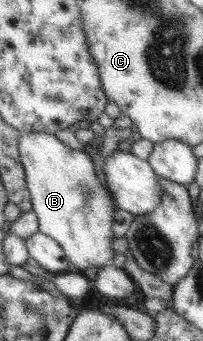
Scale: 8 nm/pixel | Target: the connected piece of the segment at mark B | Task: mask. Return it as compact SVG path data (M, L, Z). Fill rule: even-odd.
M44 132L20 134L17 148L38 231L61 247L66 260L78 272L85 272L87 268L99 270L113 264L111 220L117 208L110 192L99 182L91 158L82 150L70 149L53 134Z

